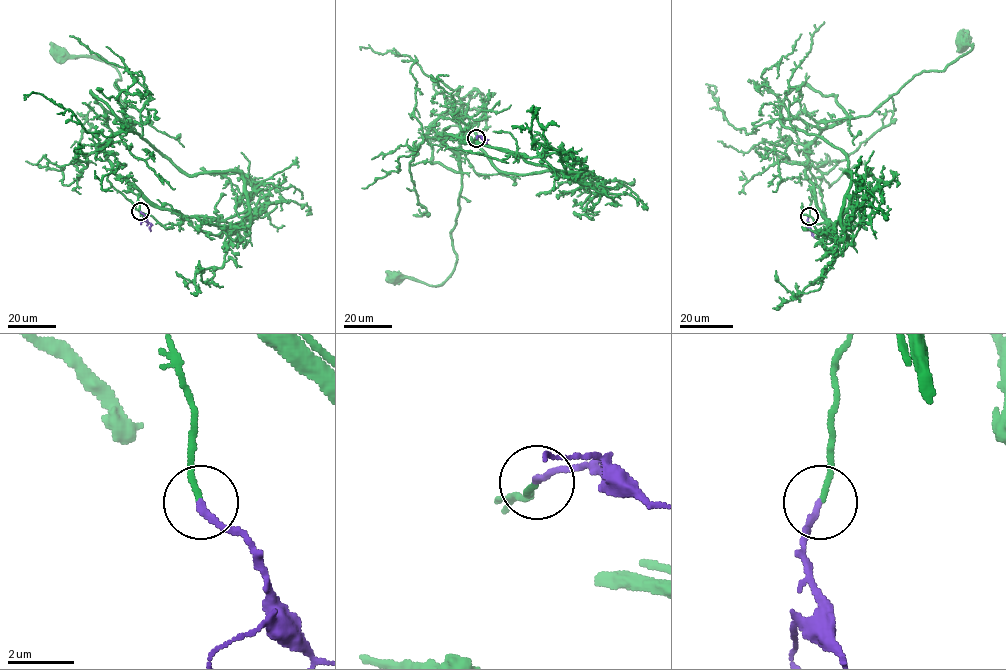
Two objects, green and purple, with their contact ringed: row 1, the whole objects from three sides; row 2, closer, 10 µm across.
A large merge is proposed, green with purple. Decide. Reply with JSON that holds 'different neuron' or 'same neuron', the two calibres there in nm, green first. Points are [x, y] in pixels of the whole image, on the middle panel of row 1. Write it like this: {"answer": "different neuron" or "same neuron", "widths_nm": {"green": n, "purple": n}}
{"answer": "same neuron", "widths_nm": {"green": 150, "purple": 190}}

